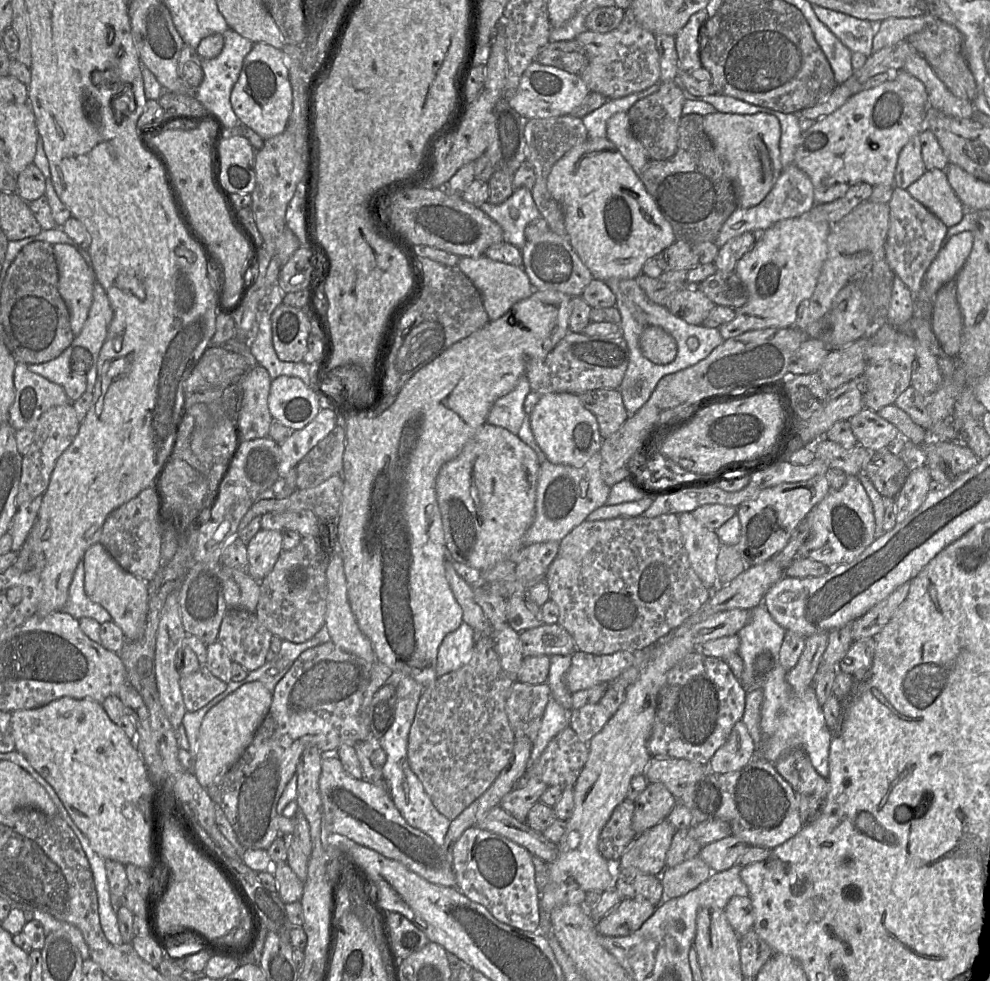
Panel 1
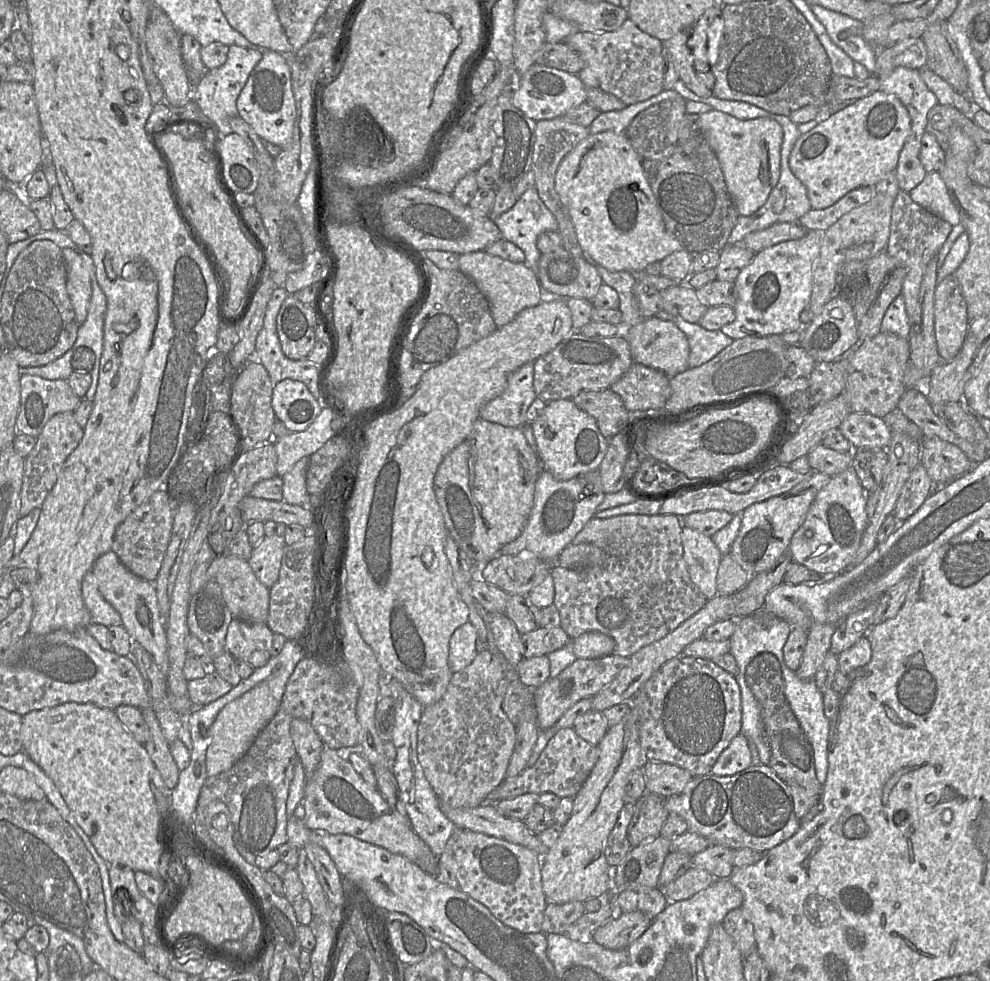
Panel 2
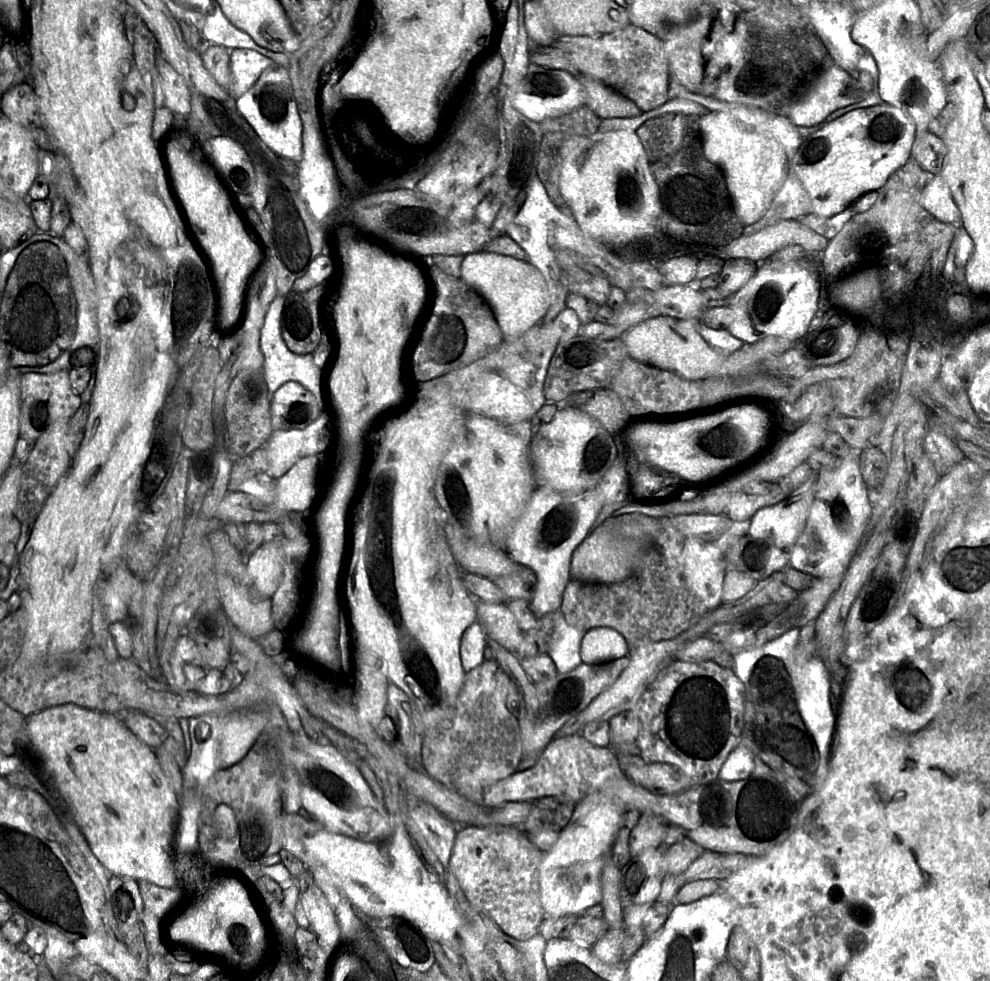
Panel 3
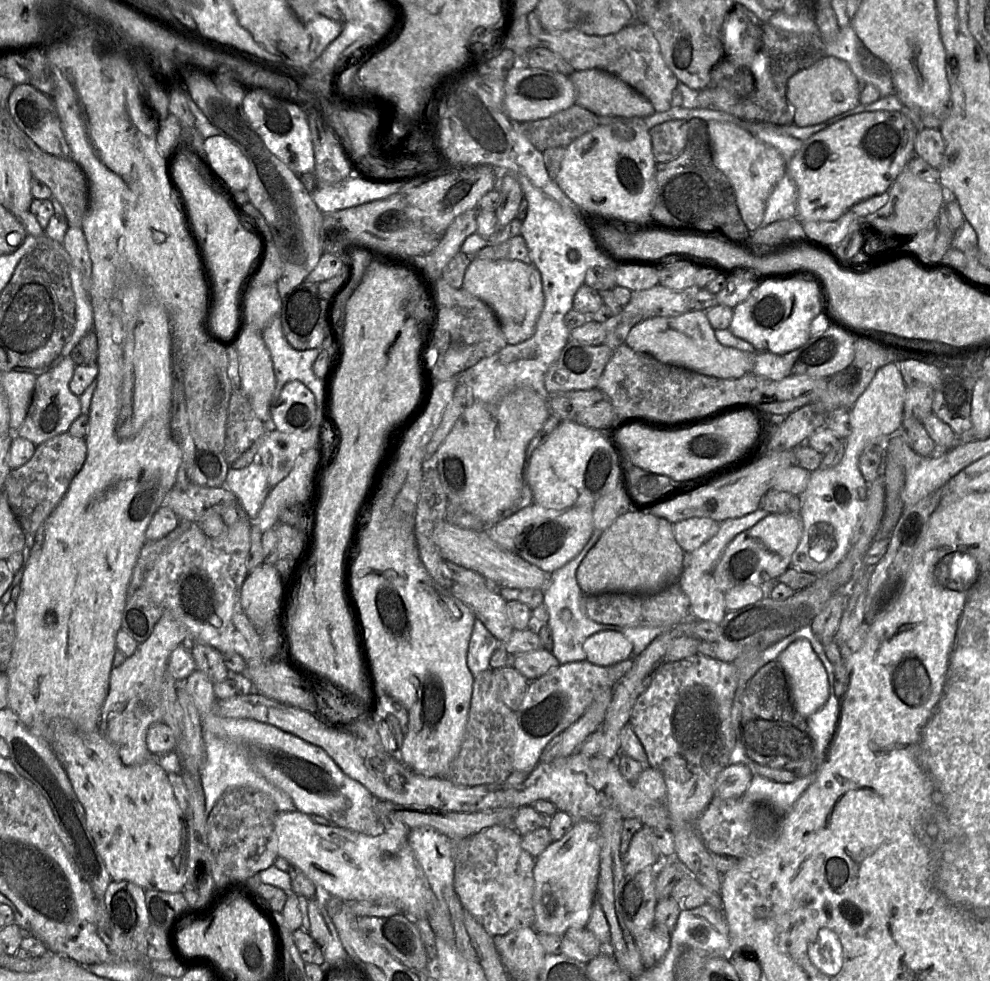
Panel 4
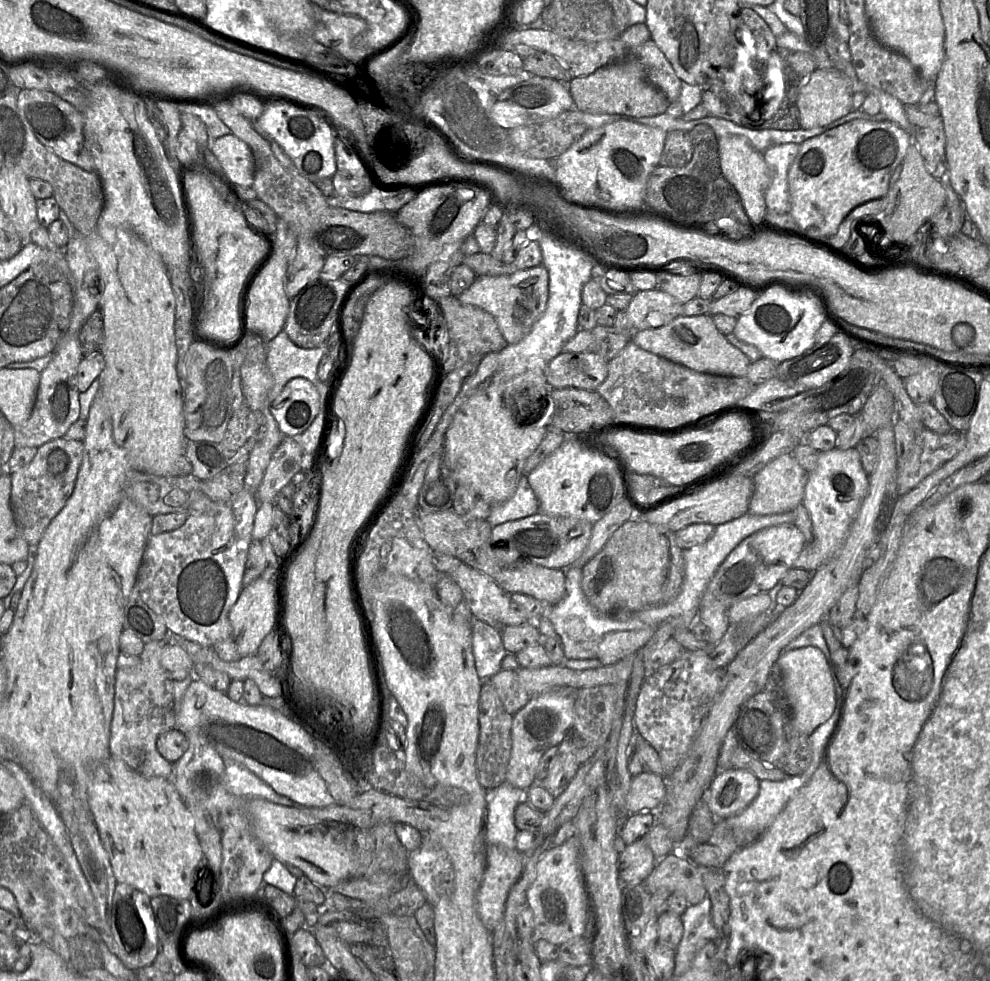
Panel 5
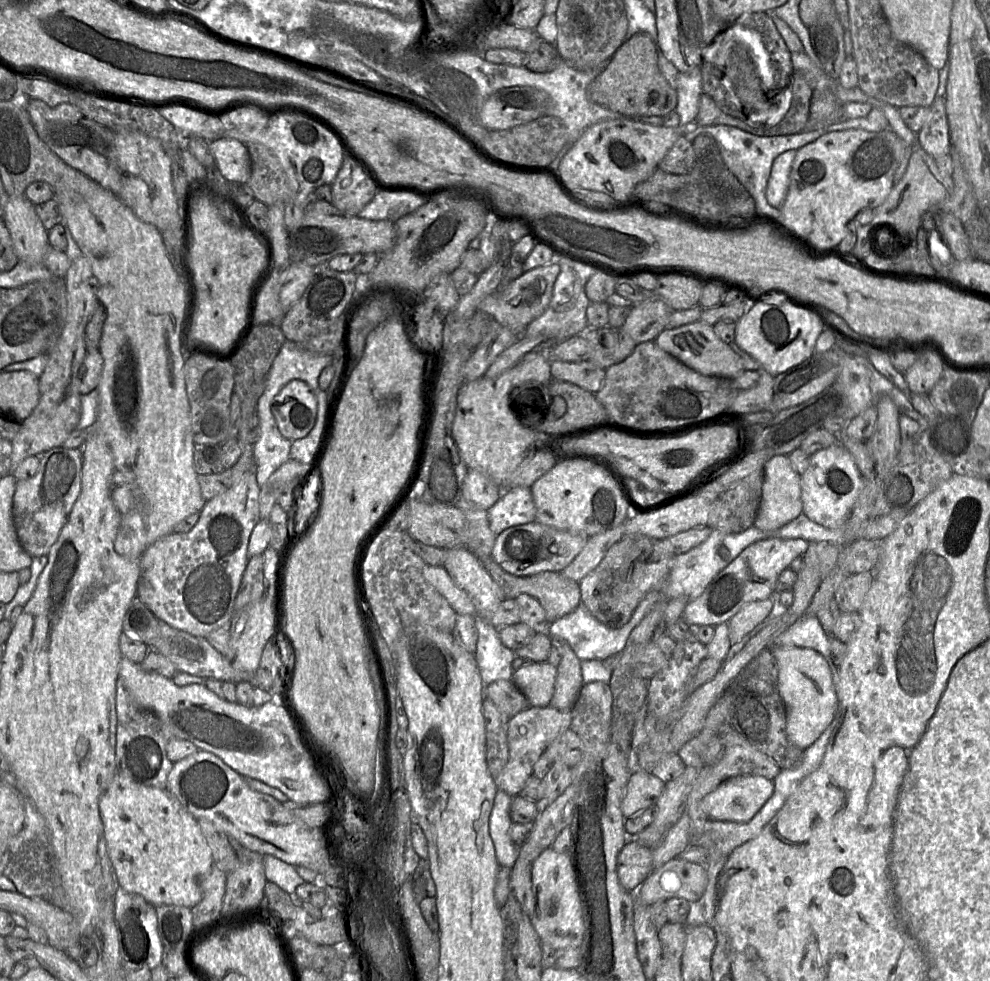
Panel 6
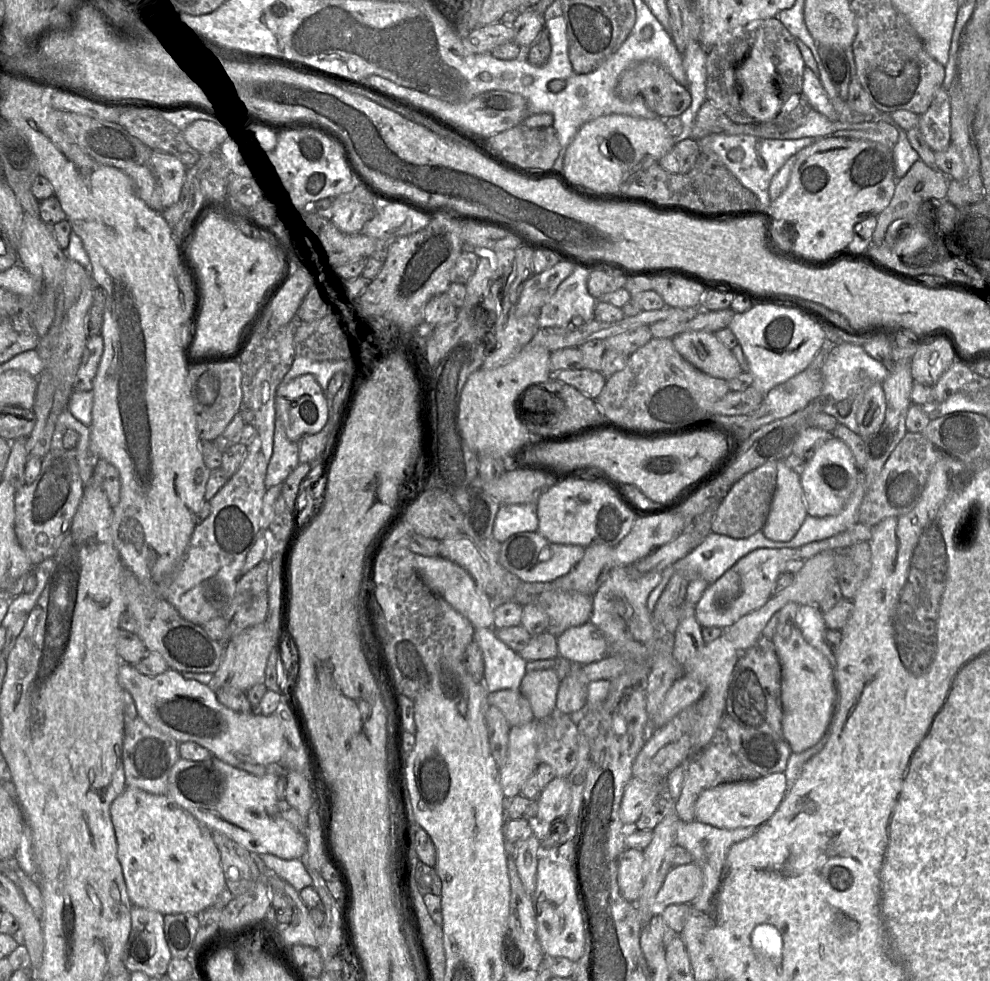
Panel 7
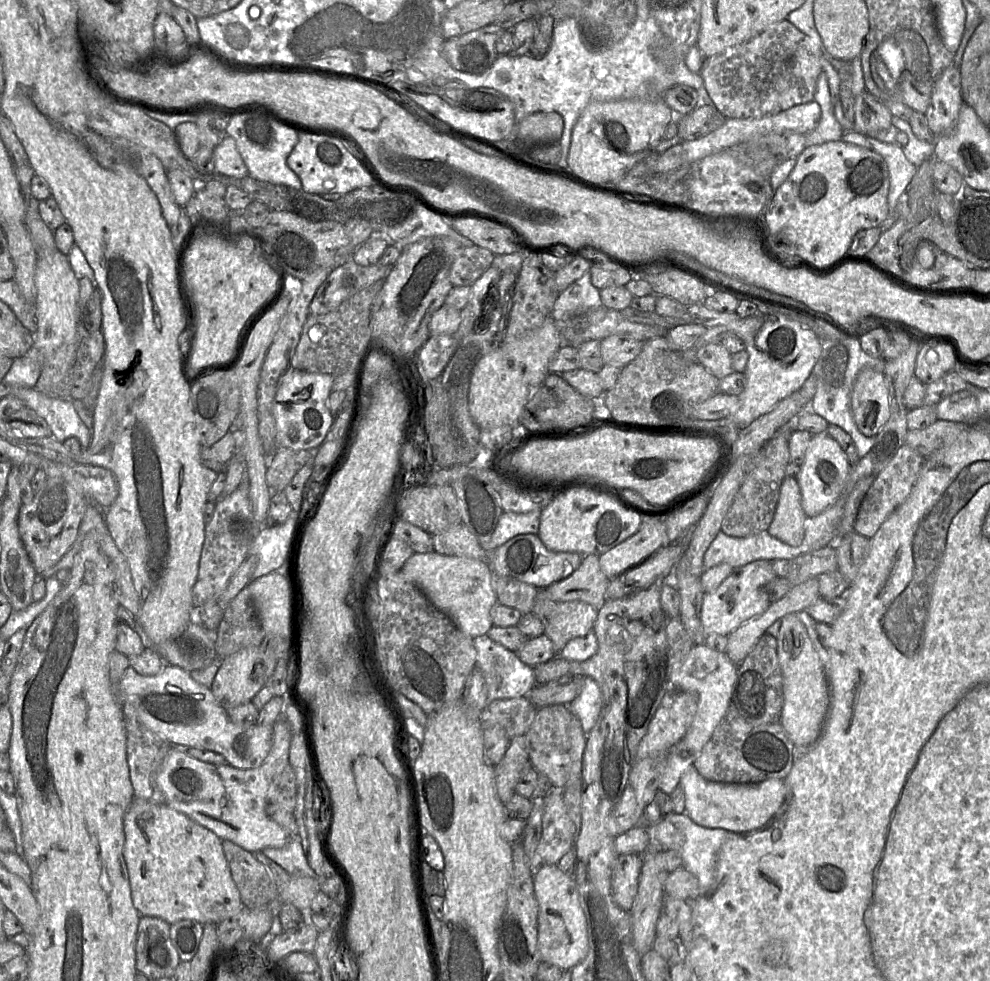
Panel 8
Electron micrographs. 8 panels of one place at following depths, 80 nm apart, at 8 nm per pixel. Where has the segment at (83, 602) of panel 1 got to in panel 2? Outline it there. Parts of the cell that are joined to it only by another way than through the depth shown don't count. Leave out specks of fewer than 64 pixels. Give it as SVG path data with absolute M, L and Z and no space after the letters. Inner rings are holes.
M88 571L82 580L82 597L87 608L91 622L102 624L106 627L111 625L123 625L120 614L101 595L96 578Z

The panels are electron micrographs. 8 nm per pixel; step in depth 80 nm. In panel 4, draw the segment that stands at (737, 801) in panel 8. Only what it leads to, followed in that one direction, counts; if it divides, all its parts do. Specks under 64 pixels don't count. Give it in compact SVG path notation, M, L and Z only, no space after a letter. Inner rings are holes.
M731 763L721 770L714 787L714 796L729 799L741 797L749 788L754 774L742 763Z

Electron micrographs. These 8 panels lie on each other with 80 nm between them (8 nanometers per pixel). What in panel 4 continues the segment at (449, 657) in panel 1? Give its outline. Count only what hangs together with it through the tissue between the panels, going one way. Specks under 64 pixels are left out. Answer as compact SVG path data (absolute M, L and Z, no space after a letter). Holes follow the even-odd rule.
M476 618L467 652L467 666L474 677L490 668L490 658L499 646L499 640Z

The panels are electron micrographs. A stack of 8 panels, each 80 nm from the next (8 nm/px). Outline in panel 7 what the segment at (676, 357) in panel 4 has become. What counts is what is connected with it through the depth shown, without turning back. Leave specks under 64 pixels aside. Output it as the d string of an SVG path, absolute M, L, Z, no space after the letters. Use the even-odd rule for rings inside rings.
M684 331L671 340L675 350L686 361L714 378L729 381L742 372L732 351L714 333Z

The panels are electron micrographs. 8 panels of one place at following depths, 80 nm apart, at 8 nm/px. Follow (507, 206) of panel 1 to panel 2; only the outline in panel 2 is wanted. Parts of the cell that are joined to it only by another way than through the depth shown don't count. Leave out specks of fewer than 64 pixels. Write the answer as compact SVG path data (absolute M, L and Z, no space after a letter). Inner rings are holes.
M535 186L526 190L508 211L494 219L502 238L514 243L525 254L525 265L537 274L541 252L537 239L546 231L557 231L557 221L540 199Z

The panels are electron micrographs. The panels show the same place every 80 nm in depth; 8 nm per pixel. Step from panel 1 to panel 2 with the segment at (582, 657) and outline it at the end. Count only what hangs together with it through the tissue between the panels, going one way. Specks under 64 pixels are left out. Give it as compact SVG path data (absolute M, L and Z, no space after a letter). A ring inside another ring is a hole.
M615 654L594 659L577 658L557 677L549 678L543 685L534 690L534 703L539 729L546 730L553 727L576 702L598 694L629 662L629 657Z

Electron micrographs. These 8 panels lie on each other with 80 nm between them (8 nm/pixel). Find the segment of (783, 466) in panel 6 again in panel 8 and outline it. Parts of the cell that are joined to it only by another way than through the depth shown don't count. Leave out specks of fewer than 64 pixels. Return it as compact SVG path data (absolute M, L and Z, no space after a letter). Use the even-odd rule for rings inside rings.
M785 476L781 484L775 514L767 531L778 540L797 546L804 536L805 518L797 478Z

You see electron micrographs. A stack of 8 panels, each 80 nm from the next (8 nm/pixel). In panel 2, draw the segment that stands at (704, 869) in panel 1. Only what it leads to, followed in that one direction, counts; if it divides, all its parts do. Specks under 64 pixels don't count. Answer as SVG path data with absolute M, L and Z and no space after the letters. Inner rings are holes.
M690 867L684 874L664 888L664 894L669 902L687 900L708 888L715 881L715 878L706 870Z

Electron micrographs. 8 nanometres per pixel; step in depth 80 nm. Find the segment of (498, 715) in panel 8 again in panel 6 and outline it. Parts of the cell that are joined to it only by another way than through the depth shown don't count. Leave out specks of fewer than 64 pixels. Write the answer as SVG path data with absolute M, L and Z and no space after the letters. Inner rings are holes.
M497 680L485 686L485 697L509 718L530 706L526 696L512 680Z

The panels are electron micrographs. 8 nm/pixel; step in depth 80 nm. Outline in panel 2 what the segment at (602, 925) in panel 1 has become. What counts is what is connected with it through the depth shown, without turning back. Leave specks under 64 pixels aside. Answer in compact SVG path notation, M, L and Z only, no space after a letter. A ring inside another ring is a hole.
M640 911L617 913L610 922L595 930L592 939L611 950L624 949L648 929L651 921L647 914Z

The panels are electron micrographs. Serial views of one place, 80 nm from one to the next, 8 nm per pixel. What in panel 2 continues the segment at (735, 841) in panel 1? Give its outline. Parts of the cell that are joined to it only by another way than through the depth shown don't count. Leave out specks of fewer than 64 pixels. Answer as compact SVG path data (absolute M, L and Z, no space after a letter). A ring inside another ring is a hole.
M710 845L692 857L691 867L711 873L715 879L728 879L734 871L735 851L722 845Z

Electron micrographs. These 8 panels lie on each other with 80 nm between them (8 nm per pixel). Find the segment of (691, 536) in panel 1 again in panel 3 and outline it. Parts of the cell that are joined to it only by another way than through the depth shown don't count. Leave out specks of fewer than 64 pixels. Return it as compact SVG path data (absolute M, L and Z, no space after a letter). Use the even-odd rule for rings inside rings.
M685 537L683 549L683 577L688 588L706 606L707 611L717 608L722 603L722 586L726 571L724 557L714 550L711 542L704 542L694 537Z

